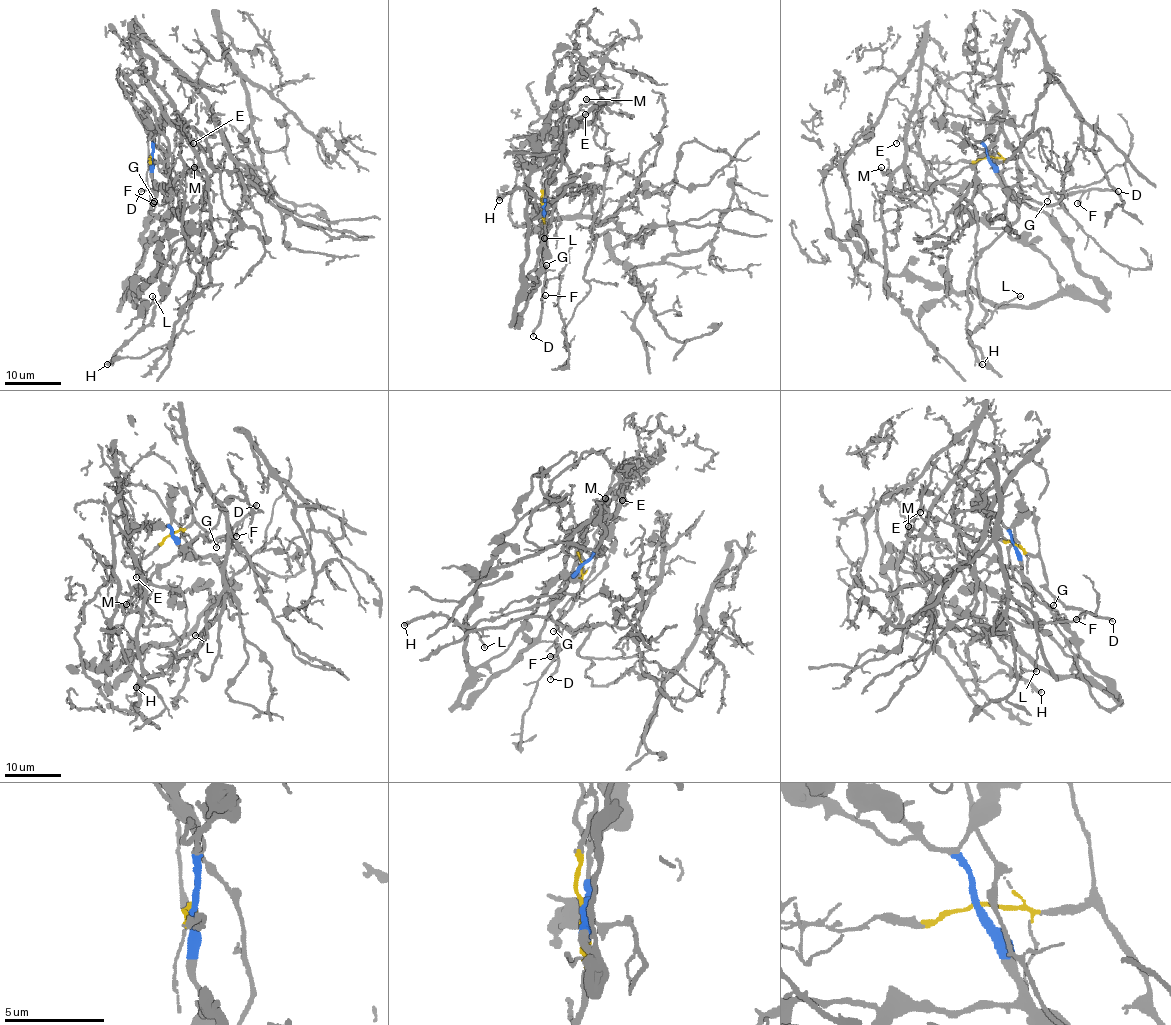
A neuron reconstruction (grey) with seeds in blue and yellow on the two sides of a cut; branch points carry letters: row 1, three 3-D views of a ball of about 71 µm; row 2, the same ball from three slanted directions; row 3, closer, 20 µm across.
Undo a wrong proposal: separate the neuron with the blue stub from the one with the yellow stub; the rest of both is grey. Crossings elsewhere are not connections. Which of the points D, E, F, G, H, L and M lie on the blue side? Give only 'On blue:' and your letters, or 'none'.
On blue: E, M

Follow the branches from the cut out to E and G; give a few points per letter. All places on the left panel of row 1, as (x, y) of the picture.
E: (151, 157), (154, 137), (134, 111), (134, 92), (127, 77), (143, 64), (145, 82), (161, 112), (193, 143)
G: (151, 157), (154, 201)

